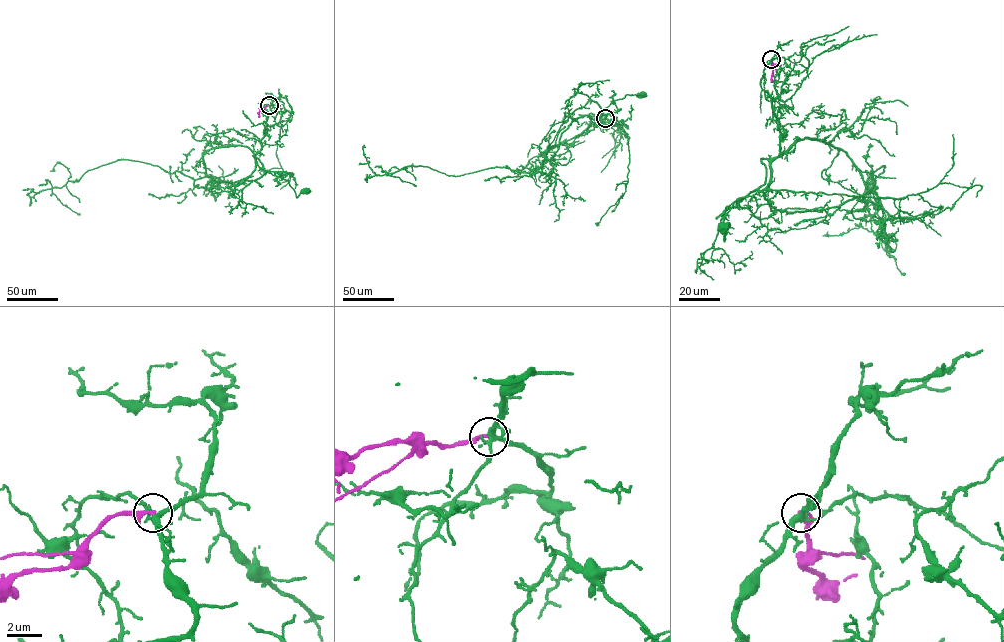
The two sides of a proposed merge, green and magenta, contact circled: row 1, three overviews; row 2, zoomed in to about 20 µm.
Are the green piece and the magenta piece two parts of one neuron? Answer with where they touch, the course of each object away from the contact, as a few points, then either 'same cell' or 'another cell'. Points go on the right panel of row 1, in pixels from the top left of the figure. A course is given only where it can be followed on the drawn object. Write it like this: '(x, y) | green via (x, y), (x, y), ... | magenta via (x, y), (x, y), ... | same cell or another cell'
(771, 59) | green via (771, 59), (760, 85), (779, 124), (780, 154), (763, 190), (733, 203), (724, 220), (725, 240), (723, 226) | magenta via (771, 59), (773, 82) | another cell

